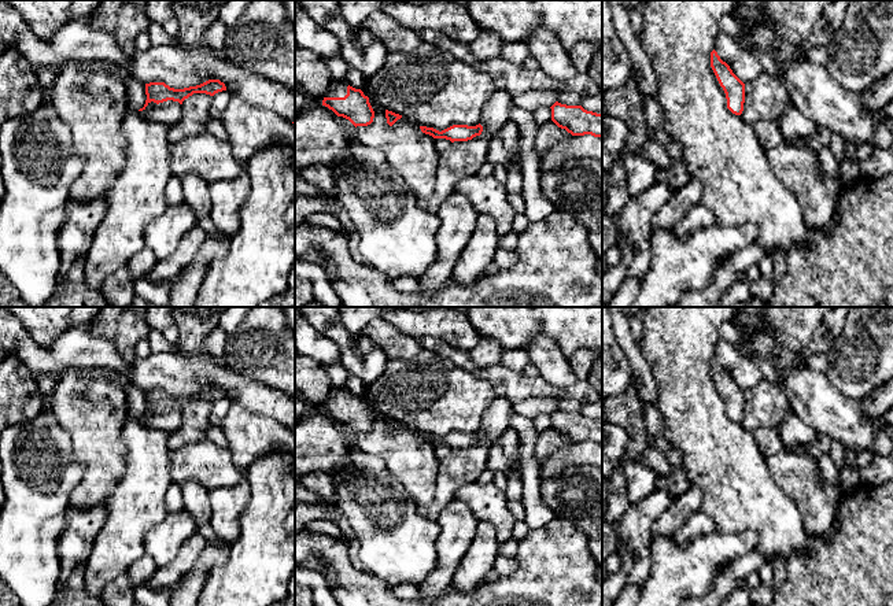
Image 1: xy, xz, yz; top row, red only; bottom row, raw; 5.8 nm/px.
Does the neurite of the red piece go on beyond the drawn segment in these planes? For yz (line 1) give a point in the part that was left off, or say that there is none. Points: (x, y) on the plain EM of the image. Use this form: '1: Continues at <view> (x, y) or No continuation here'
1: No continuation here

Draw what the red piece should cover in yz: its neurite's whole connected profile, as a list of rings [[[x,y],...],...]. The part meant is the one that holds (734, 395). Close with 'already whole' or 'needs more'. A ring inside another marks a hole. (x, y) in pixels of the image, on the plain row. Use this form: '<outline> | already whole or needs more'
[[[715,356],[711,359],[711,374],[726,400],[727,415],[733,421],[741,422],[745,410],[745,391],[733,380],[730,373],[720,366]]] | already whole

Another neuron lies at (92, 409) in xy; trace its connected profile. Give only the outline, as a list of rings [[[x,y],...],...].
[[[70,367],[58,376],[55,389],[48,398],[48,409],[71,437],[71,459],[84,468],[82,478],[70,495],[71,509],[92,509],[103,503],[125,470],[126,448],[122,431],[128,422],[129,384],[130,380],[125,374],[102,367],[89,374]]]

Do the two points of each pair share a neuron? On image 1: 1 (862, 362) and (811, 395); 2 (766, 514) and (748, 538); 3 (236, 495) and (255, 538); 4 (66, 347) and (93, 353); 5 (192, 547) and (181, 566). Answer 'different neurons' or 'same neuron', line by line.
1: different neurons
2: different neurons
3: different neurons
4: same neuron
5: same neuron

